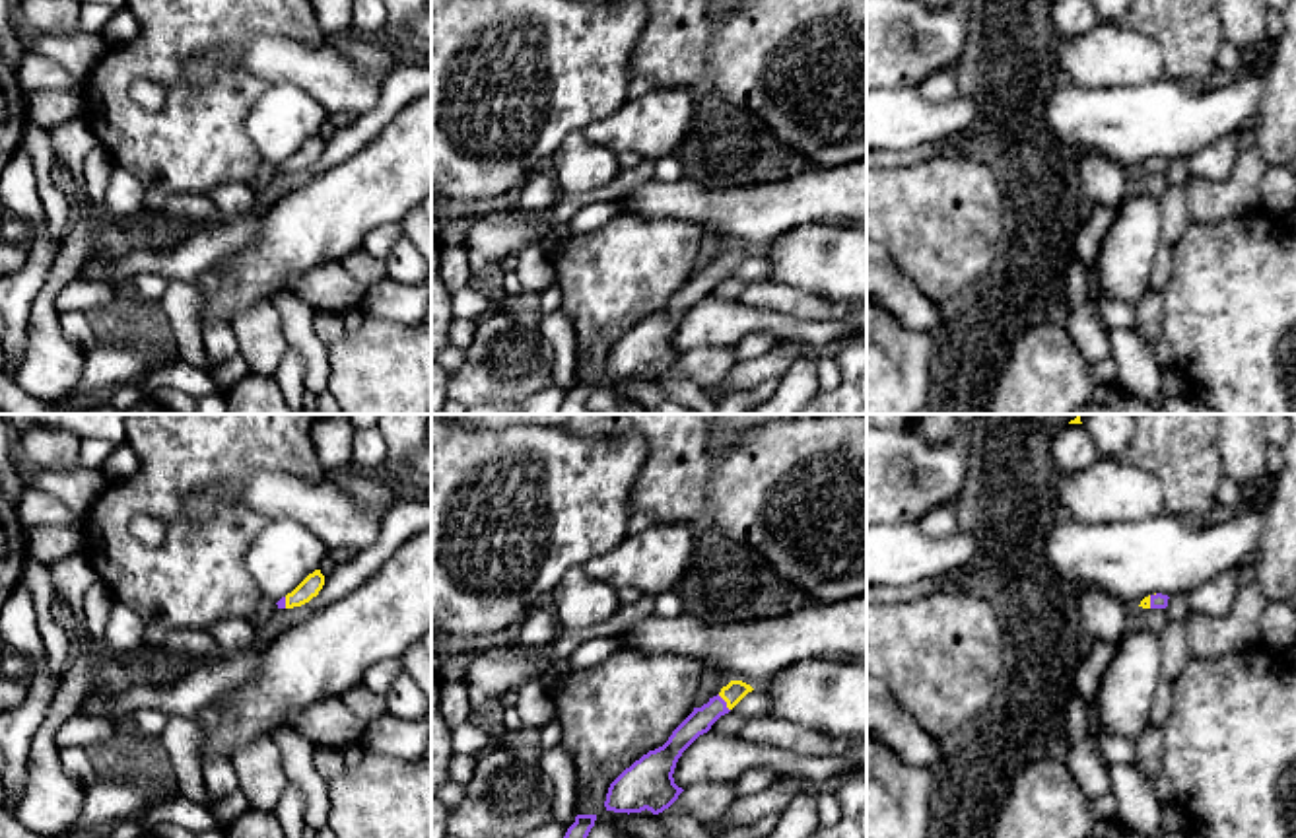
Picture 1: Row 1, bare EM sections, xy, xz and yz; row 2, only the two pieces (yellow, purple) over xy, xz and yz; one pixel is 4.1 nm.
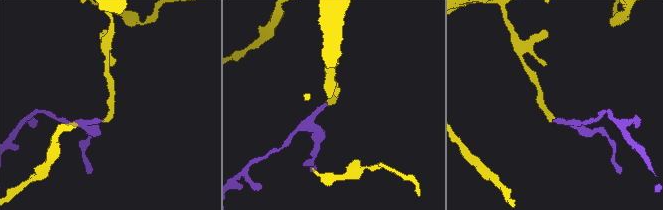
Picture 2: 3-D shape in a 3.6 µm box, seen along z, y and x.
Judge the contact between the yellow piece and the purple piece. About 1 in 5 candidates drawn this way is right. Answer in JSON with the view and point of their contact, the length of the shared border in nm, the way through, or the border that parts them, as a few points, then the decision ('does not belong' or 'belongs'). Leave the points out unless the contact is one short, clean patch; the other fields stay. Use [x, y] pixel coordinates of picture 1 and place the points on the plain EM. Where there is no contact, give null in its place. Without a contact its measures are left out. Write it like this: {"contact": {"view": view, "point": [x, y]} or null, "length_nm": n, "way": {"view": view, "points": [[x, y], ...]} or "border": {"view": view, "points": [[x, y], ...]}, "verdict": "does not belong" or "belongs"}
{"contact": {"view": "xz", "point": [725, 265]}, "length_nm": 90, "way": {"view": "xz", "points": [[735, 255], [725, 265], [700, 284]]}, "verdict": "belongs"}

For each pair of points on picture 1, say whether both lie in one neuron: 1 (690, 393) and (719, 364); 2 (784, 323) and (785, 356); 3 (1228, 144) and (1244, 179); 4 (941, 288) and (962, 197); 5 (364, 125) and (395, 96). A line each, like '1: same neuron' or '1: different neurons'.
1: different neurons
2: different neurons
3: different neurons
4: same neuron
5: same neuron

